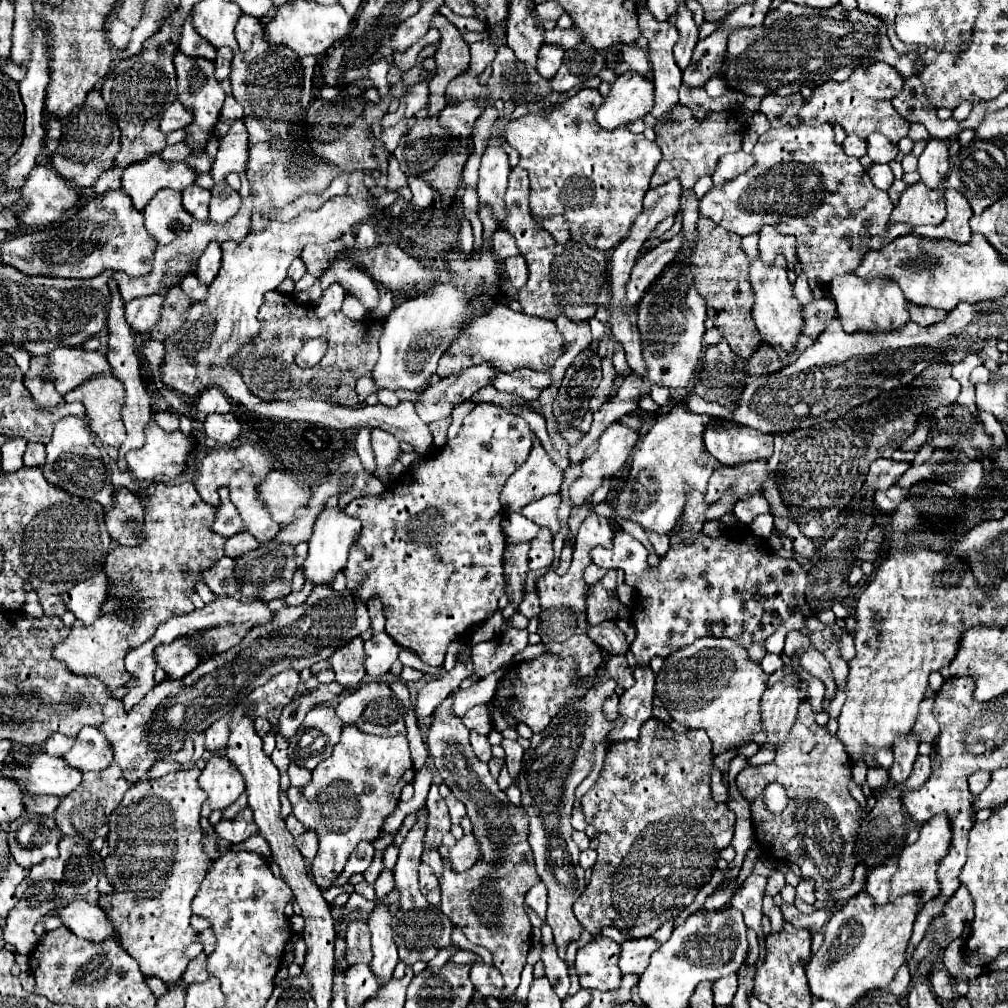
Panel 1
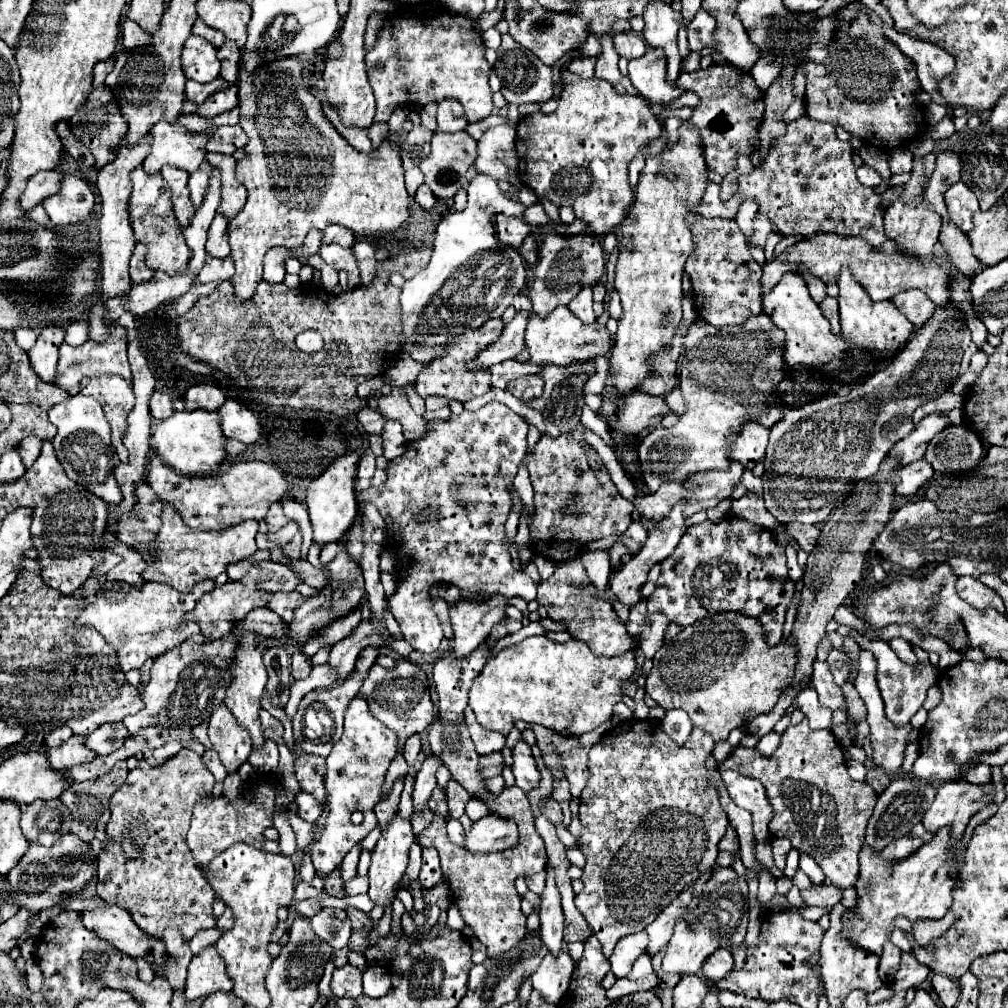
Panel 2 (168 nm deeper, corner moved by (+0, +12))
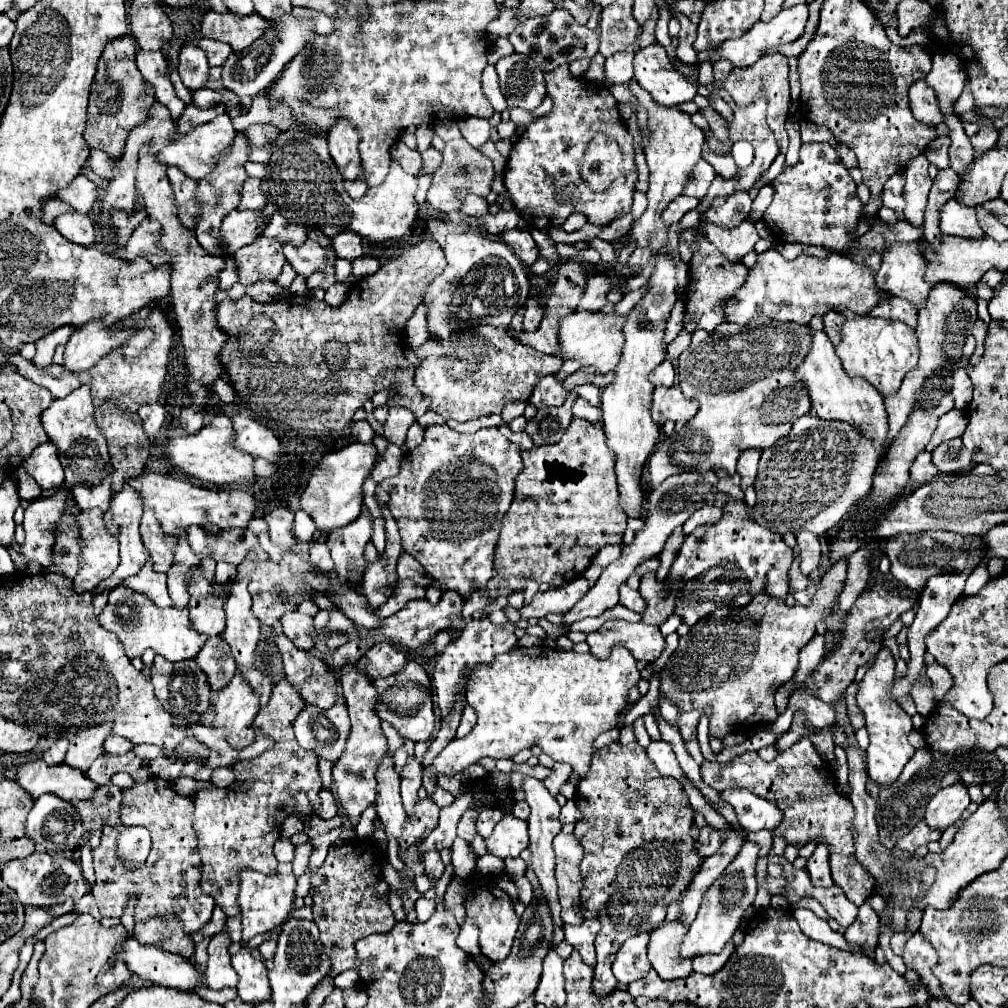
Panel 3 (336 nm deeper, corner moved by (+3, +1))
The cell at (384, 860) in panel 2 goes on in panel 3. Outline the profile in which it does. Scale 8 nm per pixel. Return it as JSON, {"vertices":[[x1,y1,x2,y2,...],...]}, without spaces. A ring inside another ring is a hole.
{"vertices":[[390,754,384,756,382,764,376,770,378,780,378,798,376,812,382,820,386,834,394,840,400,838,406,824,406,812,400,800,400,776,394,772,394,760]]}

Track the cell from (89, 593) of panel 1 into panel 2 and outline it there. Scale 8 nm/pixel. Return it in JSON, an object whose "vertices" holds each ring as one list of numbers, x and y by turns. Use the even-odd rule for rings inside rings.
{"vertices":[[117,543,113,547,113,553,117,555,123,555,123,559,111,569,111,573,107,573,107,579,109,581,127,581,131,585,145,585,147,581,141,577,141,573,145,571,145,559,135,553,135,549,131,545,125,545,125,543]]}

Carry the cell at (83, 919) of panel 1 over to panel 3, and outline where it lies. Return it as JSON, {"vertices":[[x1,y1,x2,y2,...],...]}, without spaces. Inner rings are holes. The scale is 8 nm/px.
{"vertices":[[134,936,126,938,120,948,116,948,116,958,124,960,124,964,142,980,156,986,176,990,204,986,200,970,190,960,170,954,162,946,144,946]]}

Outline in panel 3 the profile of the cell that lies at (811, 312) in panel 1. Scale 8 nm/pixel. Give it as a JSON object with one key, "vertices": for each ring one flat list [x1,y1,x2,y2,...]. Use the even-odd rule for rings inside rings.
{"vertices":[[826,312,824,314,824,330,828,334,828,338,832,340,832,344,838,344,840,342,840,326,842,326,844,318,838,314,838,312]]}

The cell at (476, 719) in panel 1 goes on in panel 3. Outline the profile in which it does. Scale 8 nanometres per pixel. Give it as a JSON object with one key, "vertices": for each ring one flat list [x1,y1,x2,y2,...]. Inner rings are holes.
{"vertices":[[516,646,512,652,496,656,492,664,472,672,466,702,476,710,478,722,466,738,448,742,428,770,436,776,458,774,486,756,512,758,520,750,538,744,550,758,568,762,584,778,590,768,594,738,622,724,628,690,638,680,636,660,622,646,616,646,608,660,548,646]]}

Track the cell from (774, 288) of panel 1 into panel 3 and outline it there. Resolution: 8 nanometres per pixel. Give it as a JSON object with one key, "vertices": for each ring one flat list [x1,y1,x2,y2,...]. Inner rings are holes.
{"vertices":[[810,328,812,344,810,350,804,358,804,362,796,368,794,376,796,382,806,390,810,398,810,414,820,416,824,420,848,420,854,422,860,432,872,440,872,444,880,450,886,440,888,432,888,422,886,422,886,410,880,392,868,384,864,378,858,376,848,376,842,368,840,358,834,352,832,342,828,340,824,330,814,330]]}

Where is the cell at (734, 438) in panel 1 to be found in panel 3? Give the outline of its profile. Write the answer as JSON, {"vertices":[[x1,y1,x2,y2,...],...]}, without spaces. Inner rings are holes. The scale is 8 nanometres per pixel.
{"vertices":[[744,450,738,458,738,474,742,476,742,490,750,484,754,484,756,480,756,468,758,468,758,460,760,460,760,450]]}

